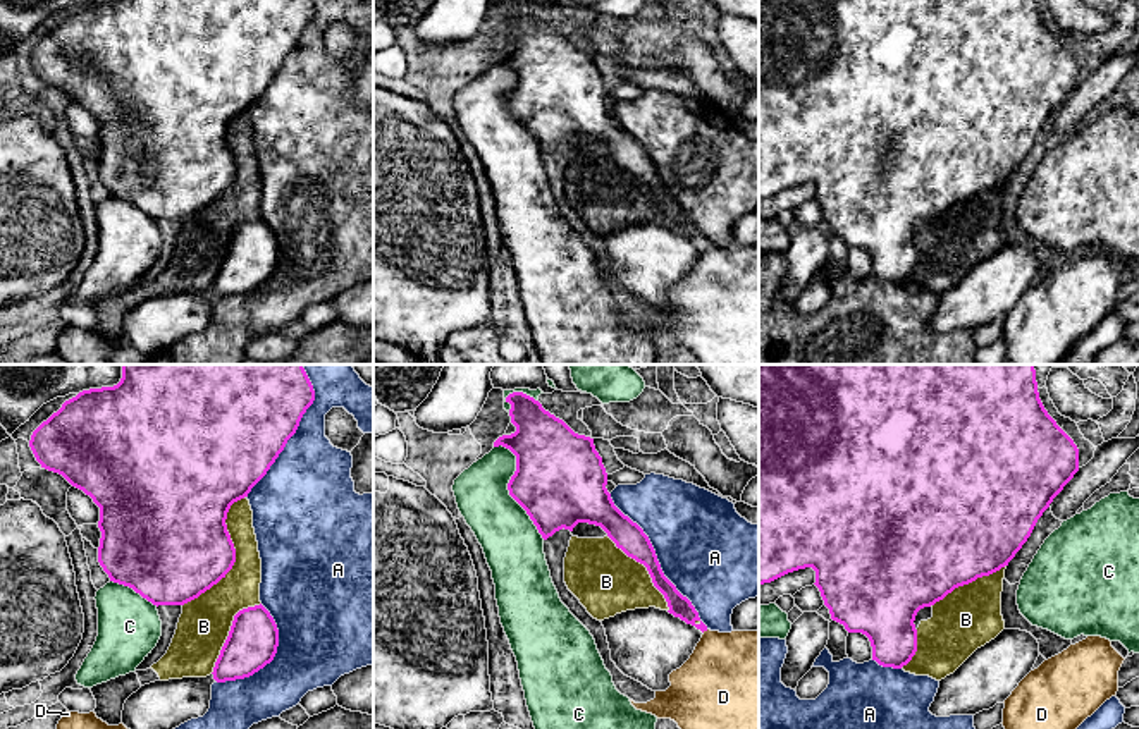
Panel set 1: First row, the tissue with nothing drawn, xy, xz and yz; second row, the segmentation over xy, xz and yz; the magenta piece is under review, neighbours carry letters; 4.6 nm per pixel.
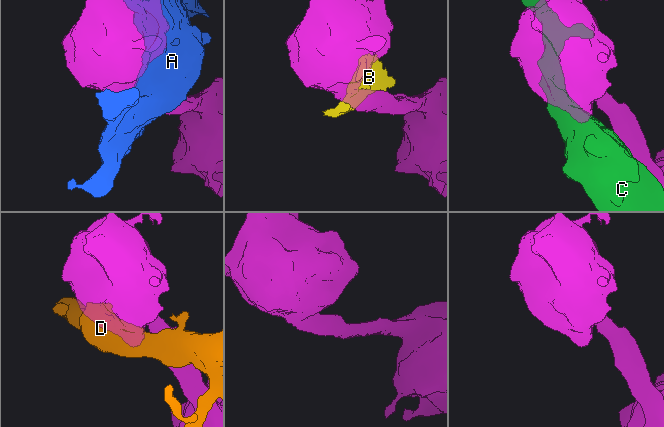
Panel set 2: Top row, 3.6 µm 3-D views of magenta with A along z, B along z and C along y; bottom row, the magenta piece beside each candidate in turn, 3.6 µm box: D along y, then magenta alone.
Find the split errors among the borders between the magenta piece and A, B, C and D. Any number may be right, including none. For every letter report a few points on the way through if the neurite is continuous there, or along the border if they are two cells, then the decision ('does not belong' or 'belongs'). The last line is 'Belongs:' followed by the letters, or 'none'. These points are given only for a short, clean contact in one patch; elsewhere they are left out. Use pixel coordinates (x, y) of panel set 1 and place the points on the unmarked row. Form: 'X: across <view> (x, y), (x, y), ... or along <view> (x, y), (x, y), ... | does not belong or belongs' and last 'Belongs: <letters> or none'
A: does not belong
B: does not belong
C: does not belong
D: does not belong
Belongs: none

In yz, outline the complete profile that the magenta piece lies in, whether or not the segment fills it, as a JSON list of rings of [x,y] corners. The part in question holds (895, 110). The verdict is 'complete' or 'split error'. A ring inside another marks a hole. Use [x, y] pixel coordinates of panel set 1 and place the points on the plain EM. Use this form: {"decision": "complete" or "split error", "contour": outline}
{"decision": "complete", "contour": [[[759,0],[759,201],[788,187],[812,182],[816,186],[814,199],[829,224],[831,234],[843,239],[848,248],[865,249],[872,261],[872,275],[879,280],[902,284],[917,266],[917,244],[914,239],[917,227],[943,215],[955,203],[1008,181],[1031,151],[1037,134],[1077,86],[1079,64],[1044,24],[1037,0]]]}

